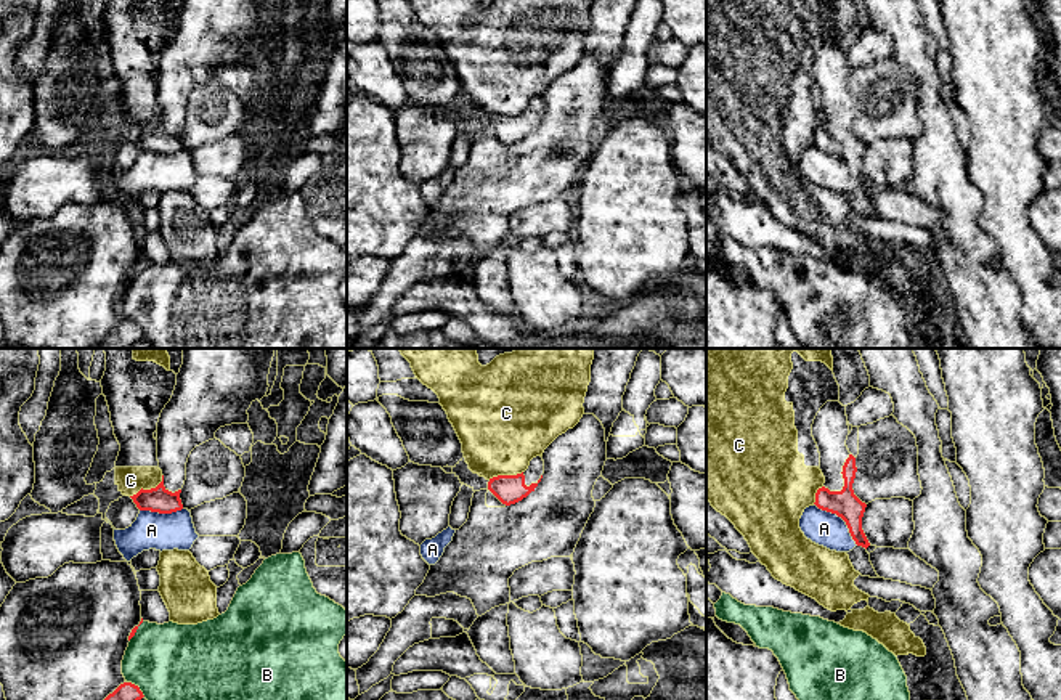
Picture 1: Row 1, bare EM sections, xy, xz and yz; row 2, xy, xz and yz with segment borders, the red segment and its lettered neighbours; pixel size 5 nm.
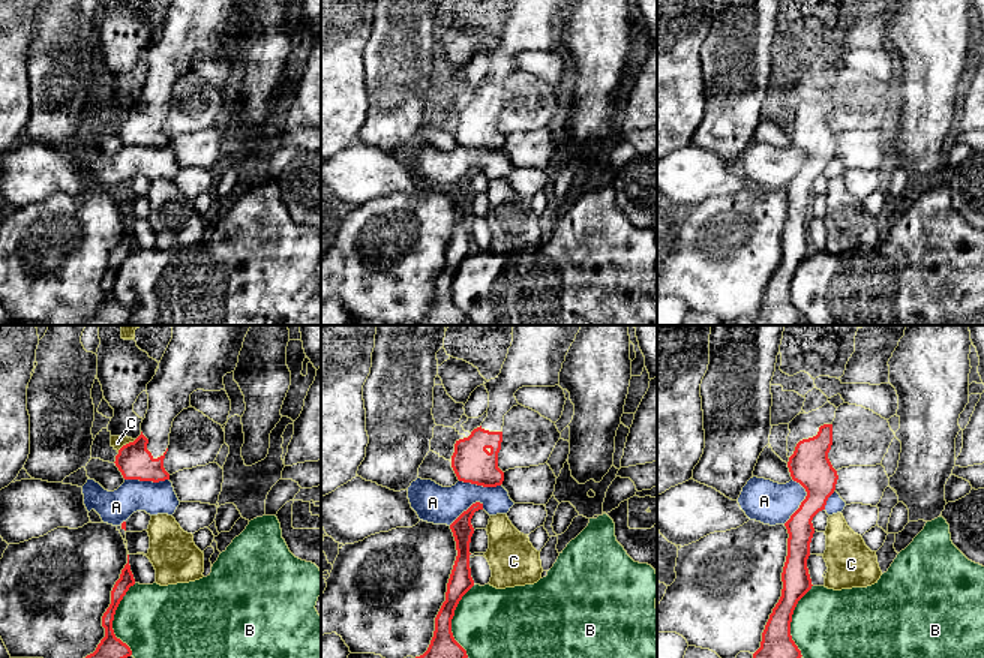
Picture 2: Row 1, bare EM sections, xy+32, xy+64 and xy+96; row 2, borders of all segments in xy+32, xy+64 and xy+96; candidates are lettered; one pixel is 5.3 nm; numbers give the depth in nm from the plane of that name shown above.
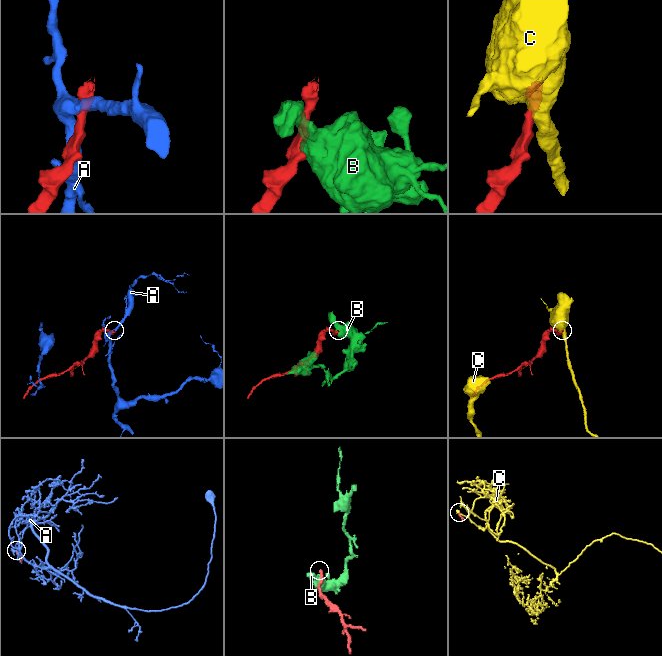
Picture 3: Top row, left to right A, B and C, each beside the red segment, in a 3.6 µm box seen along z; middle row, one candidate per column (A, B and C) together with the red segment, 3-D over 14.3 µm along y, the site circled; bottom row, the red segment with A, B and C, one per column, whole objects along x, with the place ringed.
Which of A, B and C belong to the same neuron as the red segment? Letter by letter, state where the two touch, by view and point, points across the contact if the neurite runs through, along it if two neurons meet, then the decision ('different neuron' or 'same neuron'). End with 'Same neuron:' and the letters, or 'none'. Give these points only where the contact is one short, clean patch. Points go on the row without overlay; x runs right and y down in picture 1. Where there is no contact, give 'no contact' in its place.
A: yz (841, 158) | along yz (814, 143), (822, 150), (835, 153), (857, 185) | different neuron
B: xy (137, 326) | along xy (127, 321), (134, 323), (145, 336) | different neuron
C: xy (148, 130) | along xy (162, 116), (154, 127), (140, 129), (130, 137) | different neuron
Same neuron: none

